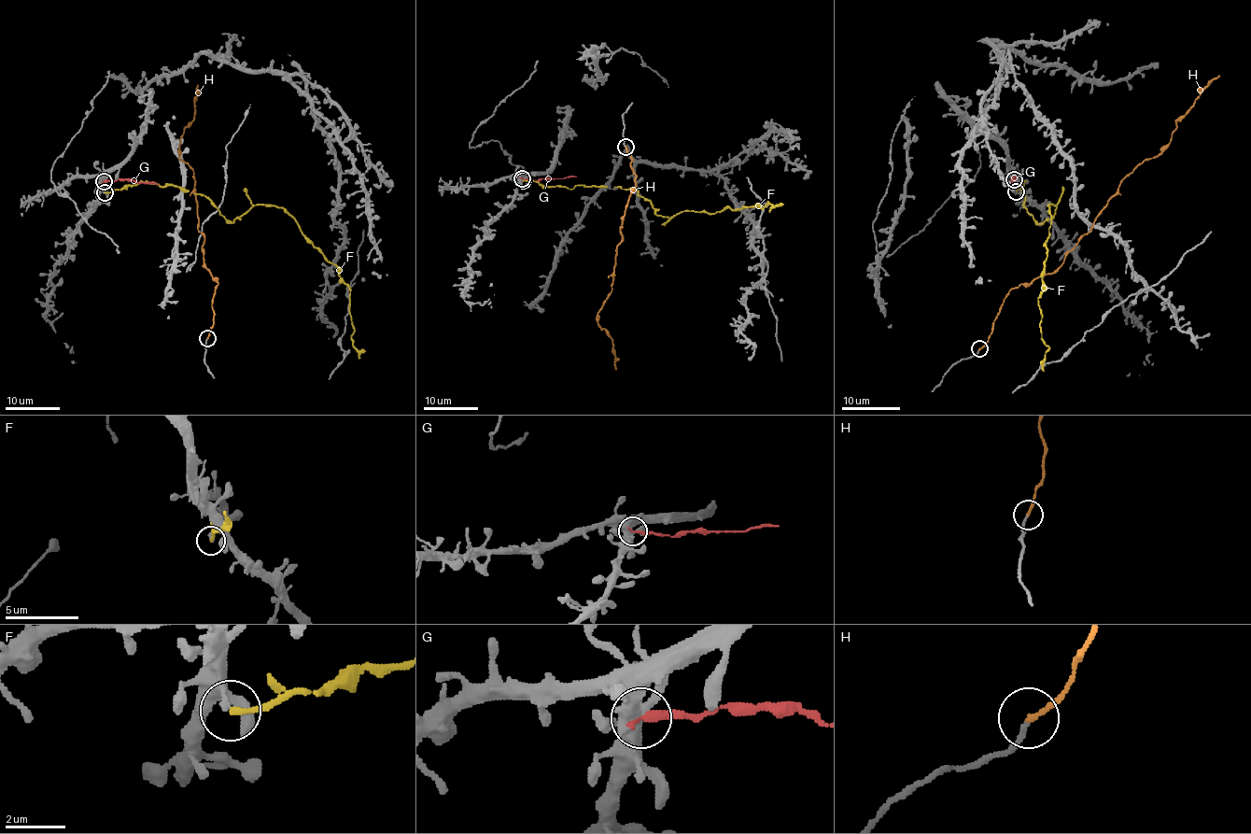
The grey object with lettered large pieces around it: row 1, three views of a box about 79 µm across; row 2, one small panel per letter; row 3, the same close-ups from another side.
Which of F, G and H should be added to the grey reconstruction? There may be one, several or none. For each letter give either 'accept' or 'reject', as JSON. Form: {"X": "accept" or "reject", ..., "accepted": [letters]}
{"F": "reject", "G": "reject", "H": "accept", "accepted": ["H"]}

